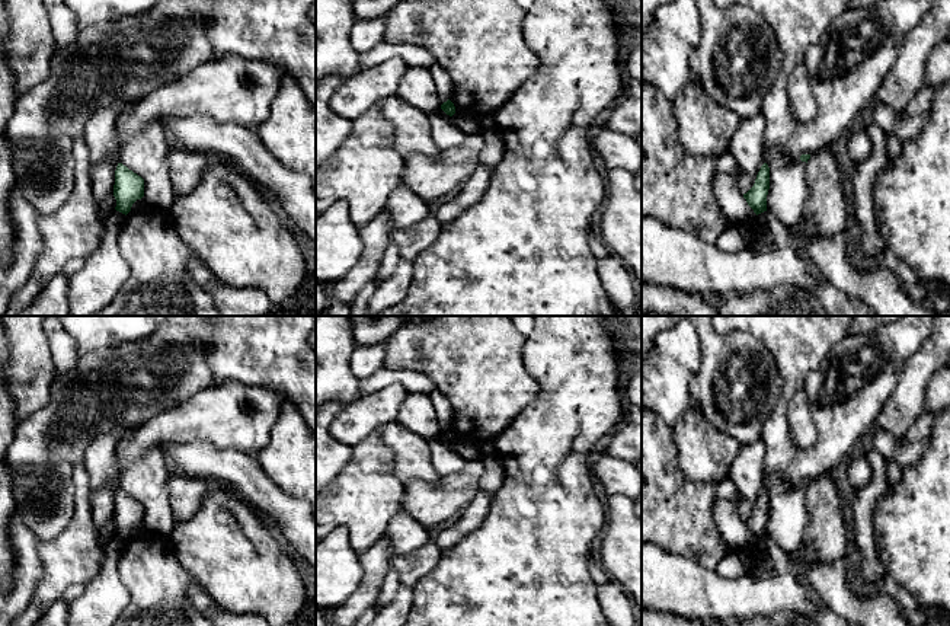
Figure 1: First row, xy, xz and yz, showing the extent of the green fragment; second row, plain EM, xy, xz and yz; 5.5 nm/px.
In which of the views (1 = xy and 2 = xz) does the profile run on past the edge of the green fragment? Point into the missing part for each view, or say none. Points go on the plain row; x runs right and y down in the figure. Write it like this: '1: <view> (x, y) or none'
1: none
2: none

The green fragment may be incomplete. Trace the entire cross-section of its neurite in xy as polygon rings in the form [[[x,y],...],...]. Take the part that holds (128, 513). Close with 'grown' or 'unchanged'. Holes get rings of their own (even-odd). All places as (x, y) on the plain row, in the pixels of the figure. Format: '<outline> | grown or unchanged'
[[[118,489],[113,523],[116,526],[115,536],[127,542],[132,530],[144,523],[144,505],[122,489]]] | unchanged

